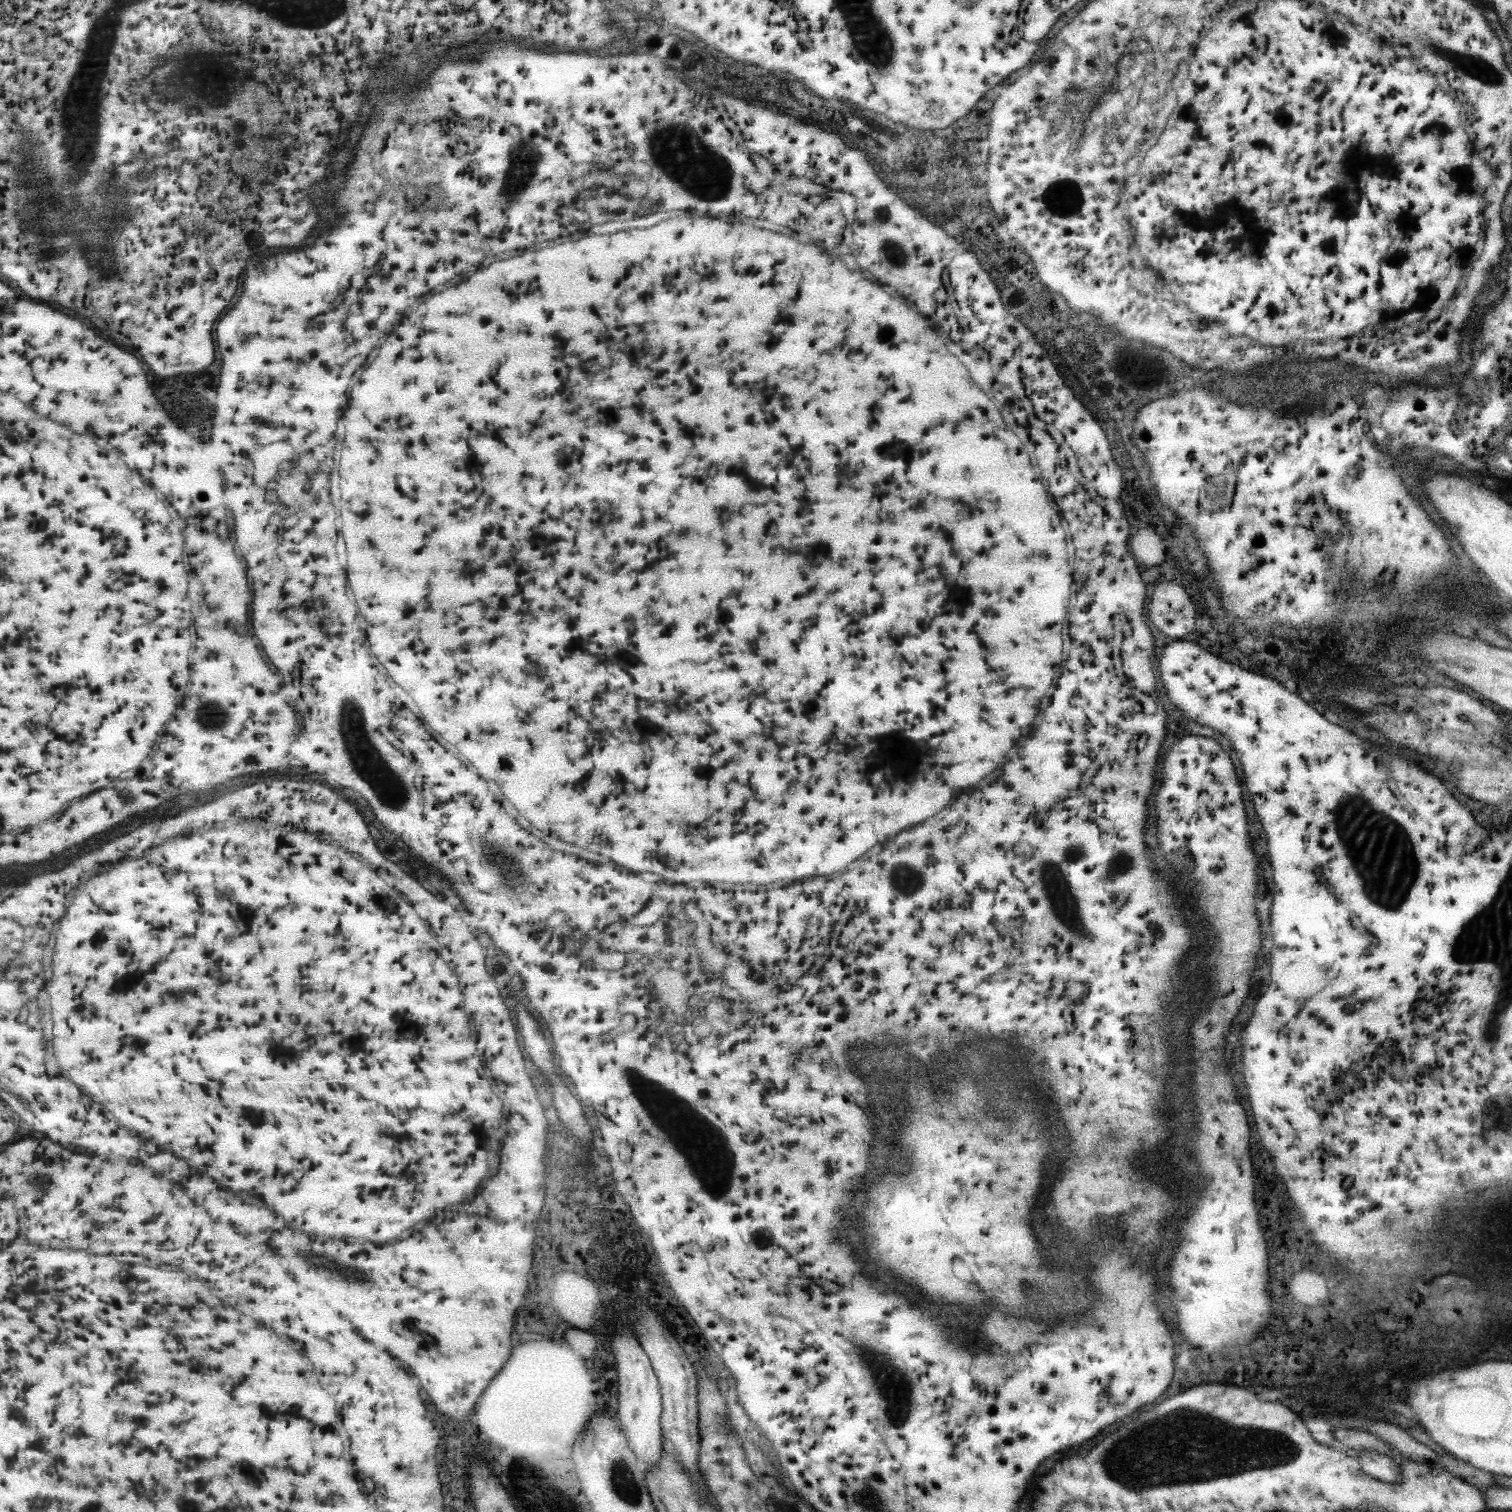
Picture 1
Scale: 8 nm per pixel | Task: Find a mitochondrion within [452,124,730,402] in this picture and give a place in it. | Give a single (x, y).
(684, 165)

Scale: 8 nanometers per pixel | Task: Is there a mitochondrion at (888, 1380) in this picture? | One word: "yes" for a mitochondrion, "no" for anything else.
yes

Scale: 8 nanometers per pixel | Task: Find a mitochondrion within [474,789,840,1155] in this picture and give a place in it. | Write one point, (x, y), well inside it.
(506, 870)

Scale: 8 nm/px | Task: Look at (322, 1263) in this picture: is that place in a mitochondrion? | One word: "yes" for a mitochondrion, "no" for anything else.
yes

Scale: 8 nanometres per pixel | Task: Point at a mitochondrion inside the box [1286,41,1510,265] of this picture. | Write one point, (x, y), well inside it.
(1474, 70)

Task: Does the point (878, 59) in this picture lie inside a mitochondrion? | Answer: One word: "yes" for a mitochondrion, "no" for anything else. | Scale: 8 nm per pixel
yes

